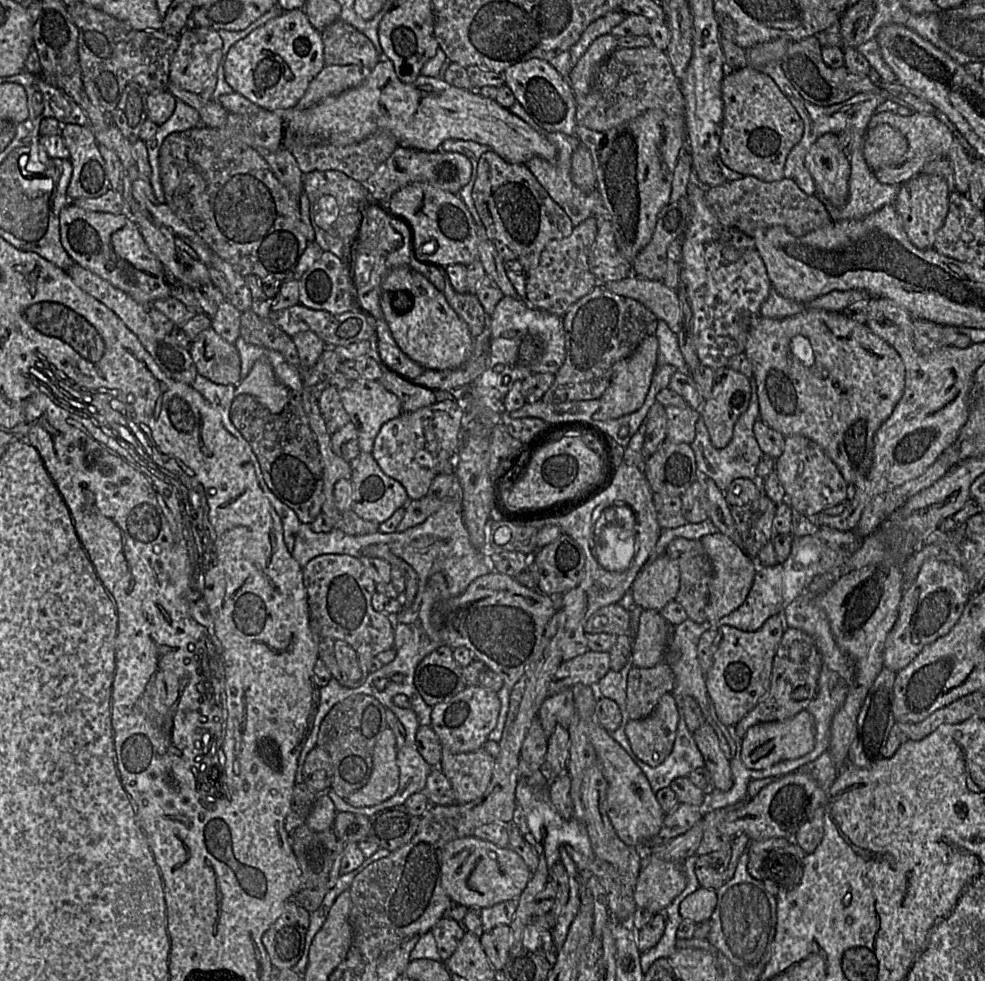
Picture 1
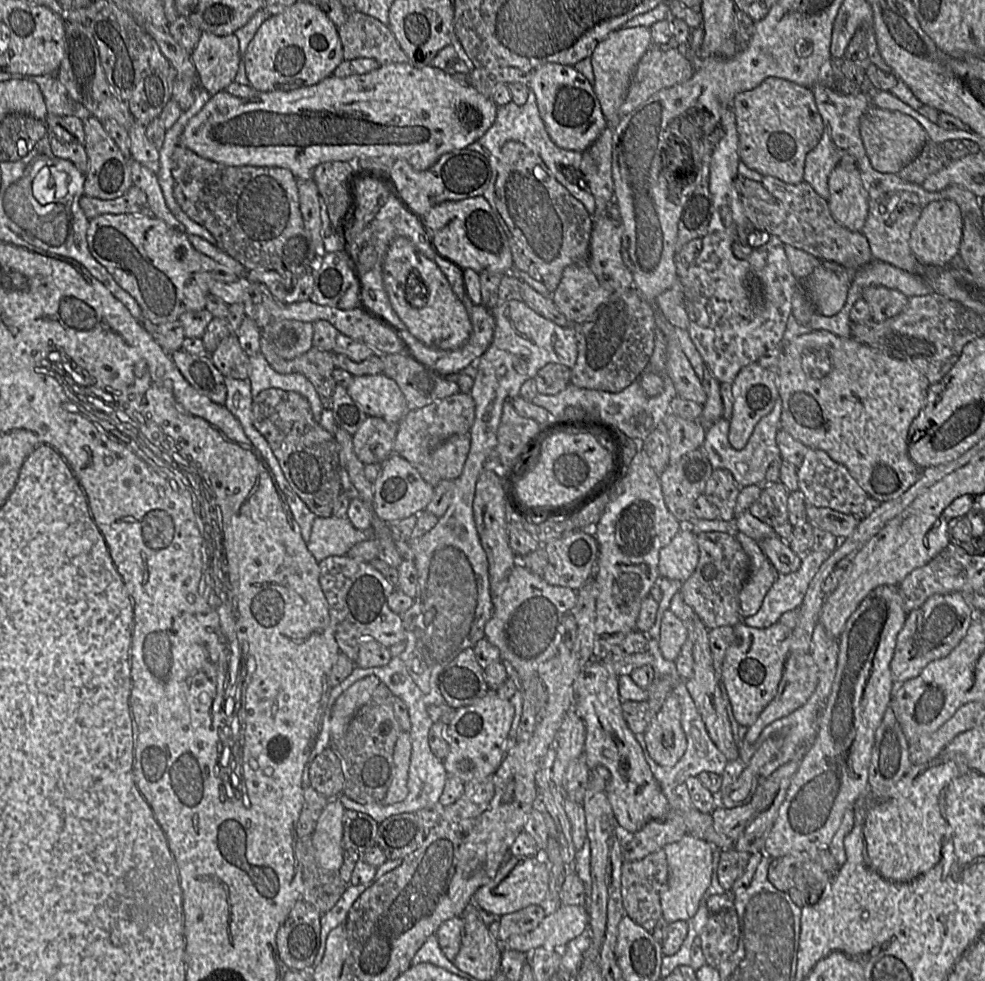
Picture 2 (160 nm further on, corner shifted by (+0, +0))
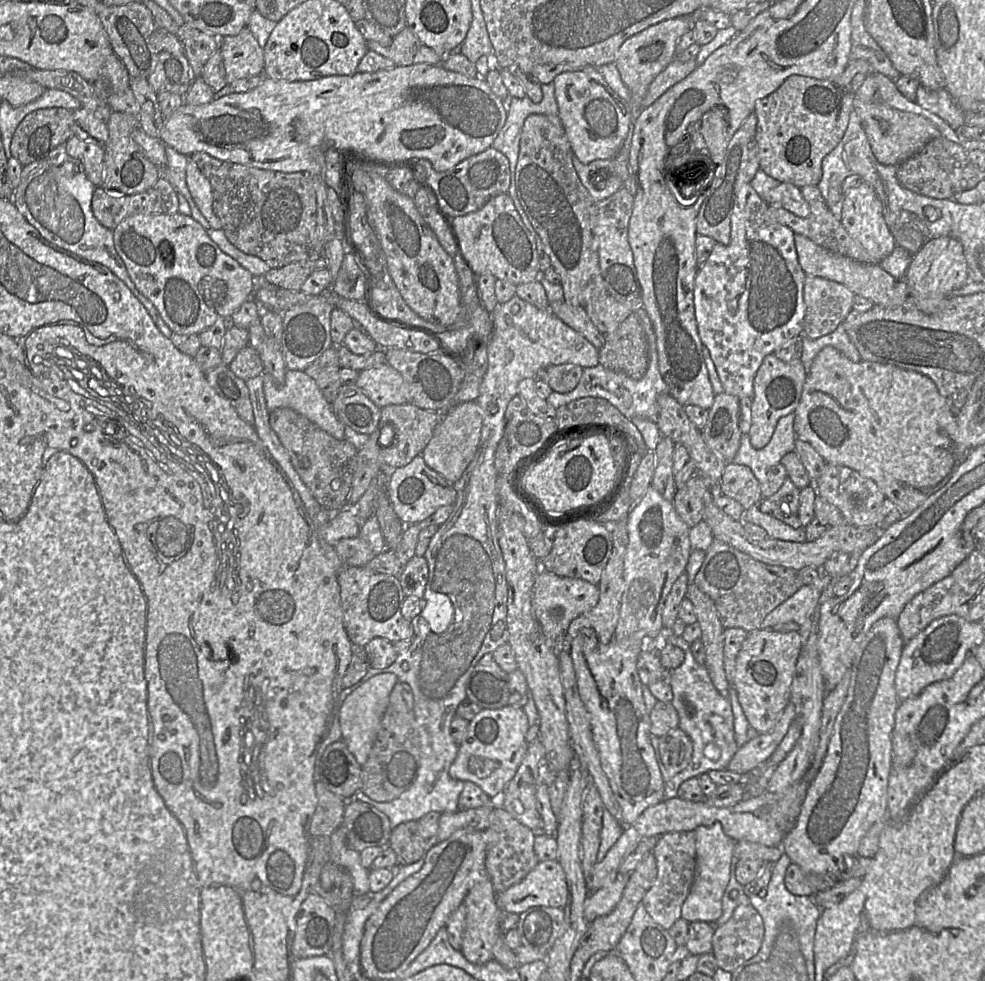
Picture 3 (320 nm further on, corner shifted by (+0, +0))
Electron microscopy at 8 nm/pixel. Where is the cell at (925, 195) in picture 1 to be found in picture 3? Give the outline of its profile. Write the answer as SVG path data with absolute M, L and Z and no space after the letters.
M941 236L930 239L915 255L912 256L905 281L908 295L912 296L916 306L927 314L941 309L945 299L954 290L961 288L968 279L967 263L961 242L953 237Z

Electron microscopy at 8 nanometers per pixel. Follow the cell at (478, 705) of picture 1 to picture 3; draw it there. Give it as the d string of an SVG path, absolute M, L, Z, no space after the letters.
M509 704L498 709L482 709L469 721L466 736L459 744L457 756L450 766L450 776L474 783L492 799L501 799L527 753L529 742L526 735L529 728L523 709Z

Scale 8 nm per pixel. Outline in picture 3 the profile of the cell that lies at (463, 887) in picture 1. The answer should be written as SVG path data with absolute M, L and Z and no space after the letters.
M556 860L540 861L536 867L519 883L498 893L496 903L502 913L521 914L533 907L564 908L569 898L565 872Z

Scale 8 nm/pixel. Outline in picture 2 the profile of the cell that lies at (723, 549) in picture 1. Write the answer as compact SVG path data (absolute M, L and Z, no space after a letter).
M737 532L735 537L742 545L750 562L748 577L739 594L739 612L742 618L746 619L760 609L778 572L755 540L742 532Z

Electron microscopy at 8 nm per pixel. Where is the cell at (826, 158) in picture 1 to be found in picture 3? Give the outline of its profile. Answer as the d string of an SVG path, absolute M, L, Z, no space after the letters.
M866 182L844 191L839 220L848 234L878 260L889 256L897 246L885 221L882 203L874 189Z

